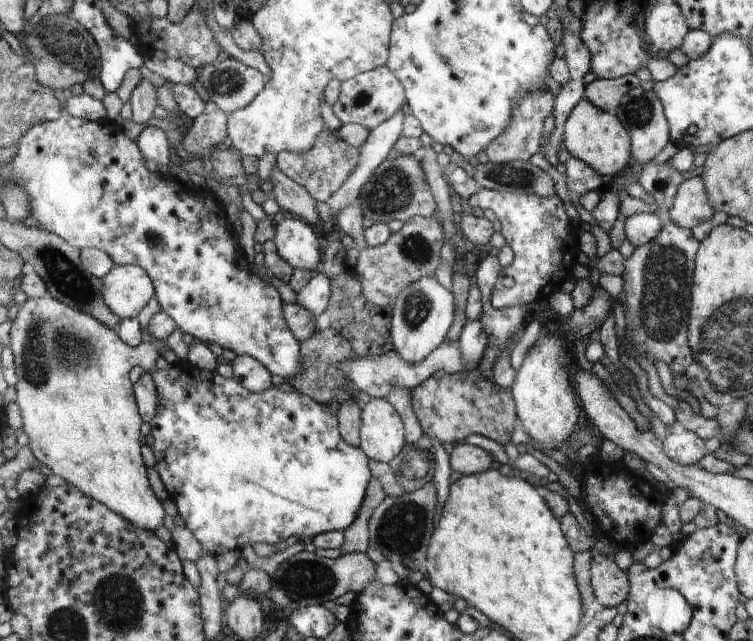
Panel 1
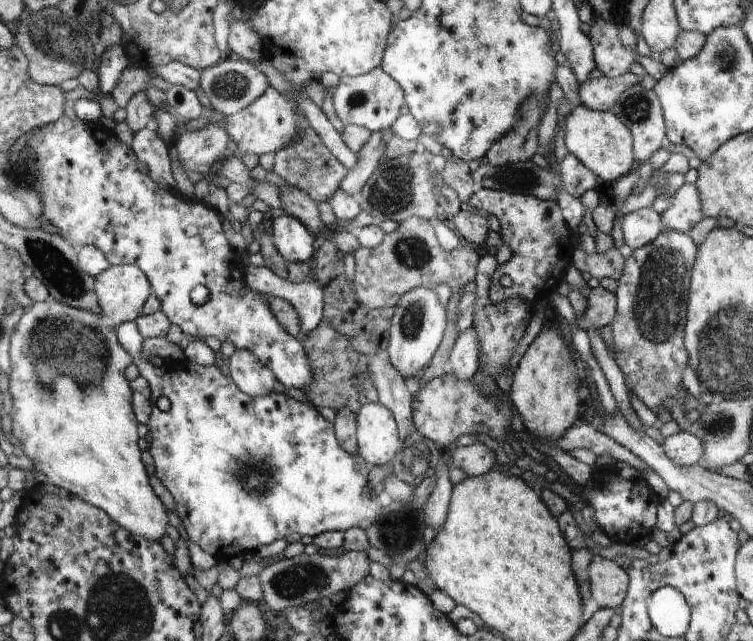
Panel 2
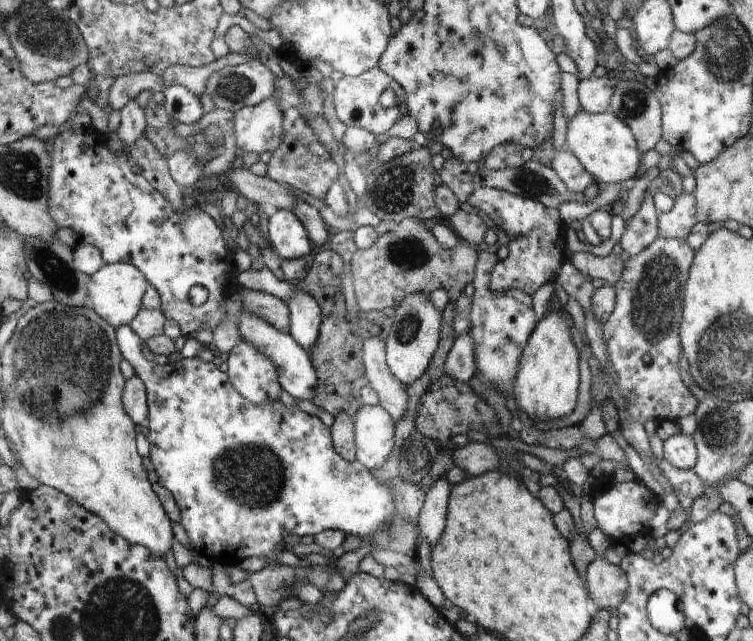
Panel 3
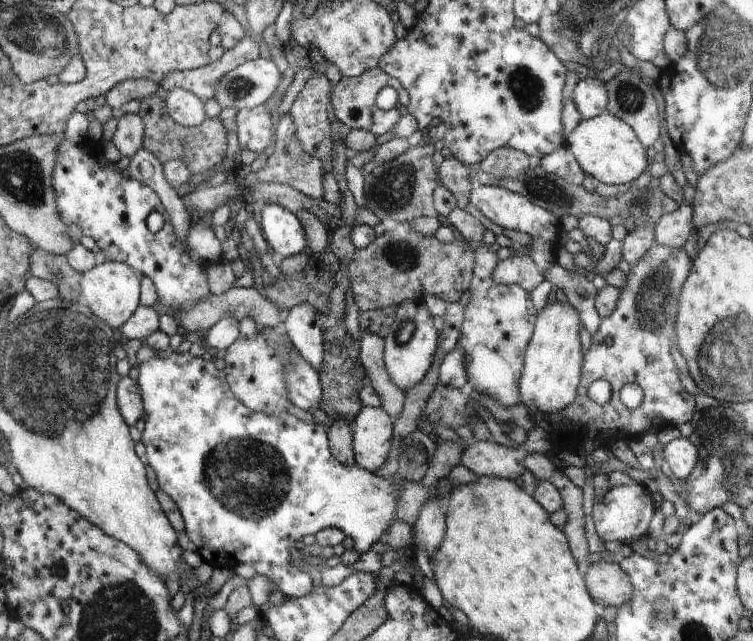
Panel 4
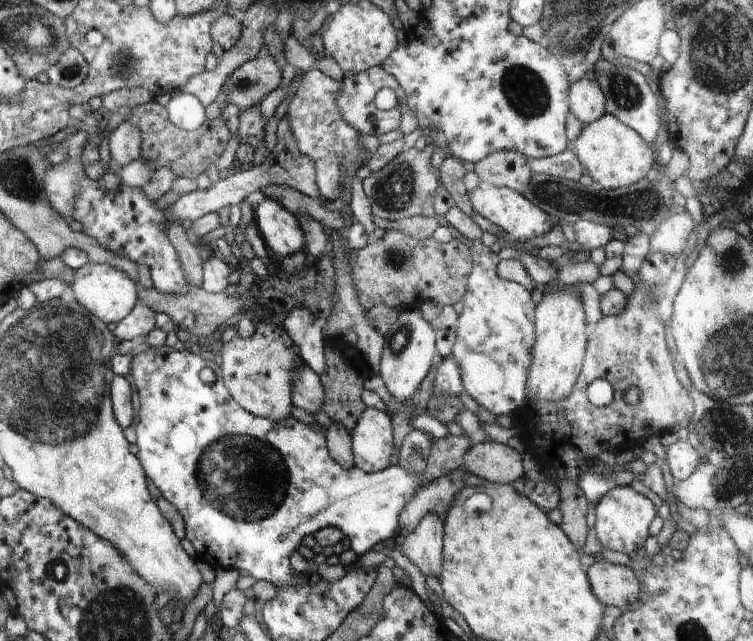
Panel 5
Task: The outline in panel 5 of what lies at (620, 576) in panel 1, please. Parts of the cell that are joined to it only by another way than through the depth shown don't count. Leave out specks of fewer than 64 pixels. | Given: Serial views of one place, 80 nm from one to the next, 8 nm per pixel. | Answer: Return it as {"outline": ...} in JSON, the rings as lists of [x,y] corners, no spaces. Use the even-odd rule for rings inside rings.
{"outline":[[[602,560],[587,569],[590,586],[600,602],[621,608],[639,600],[642,586],[630,567]]]}

